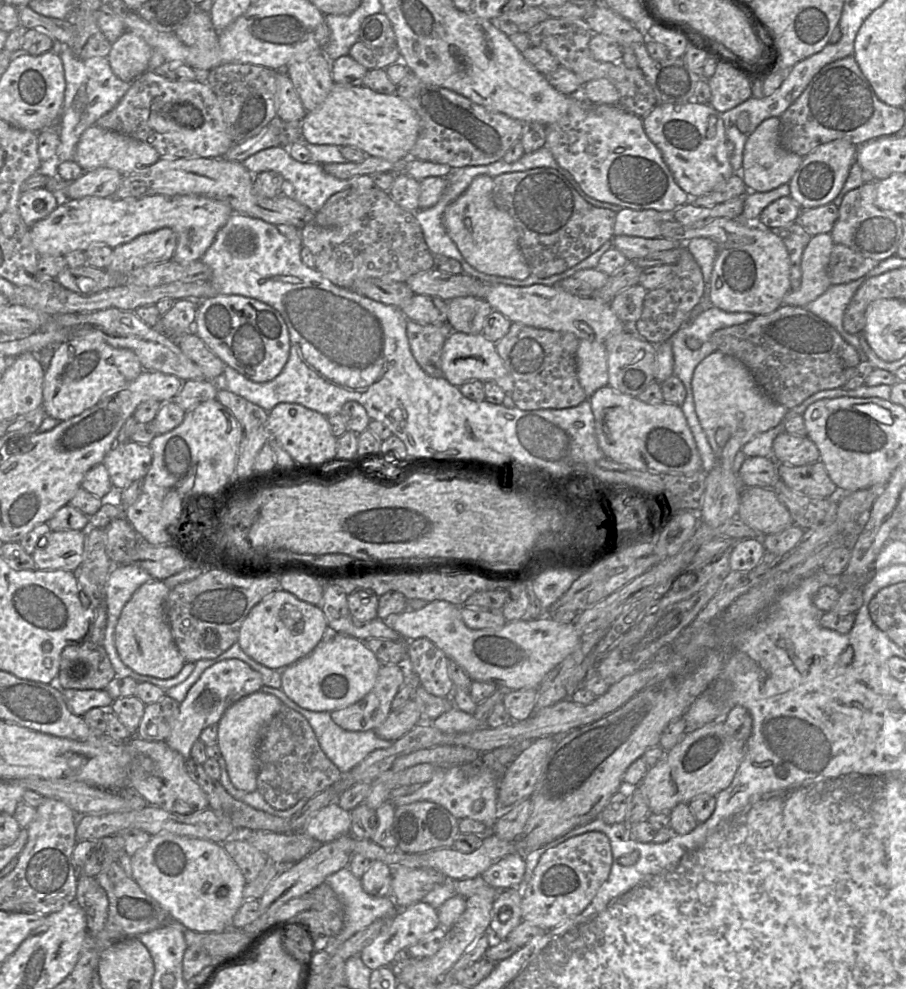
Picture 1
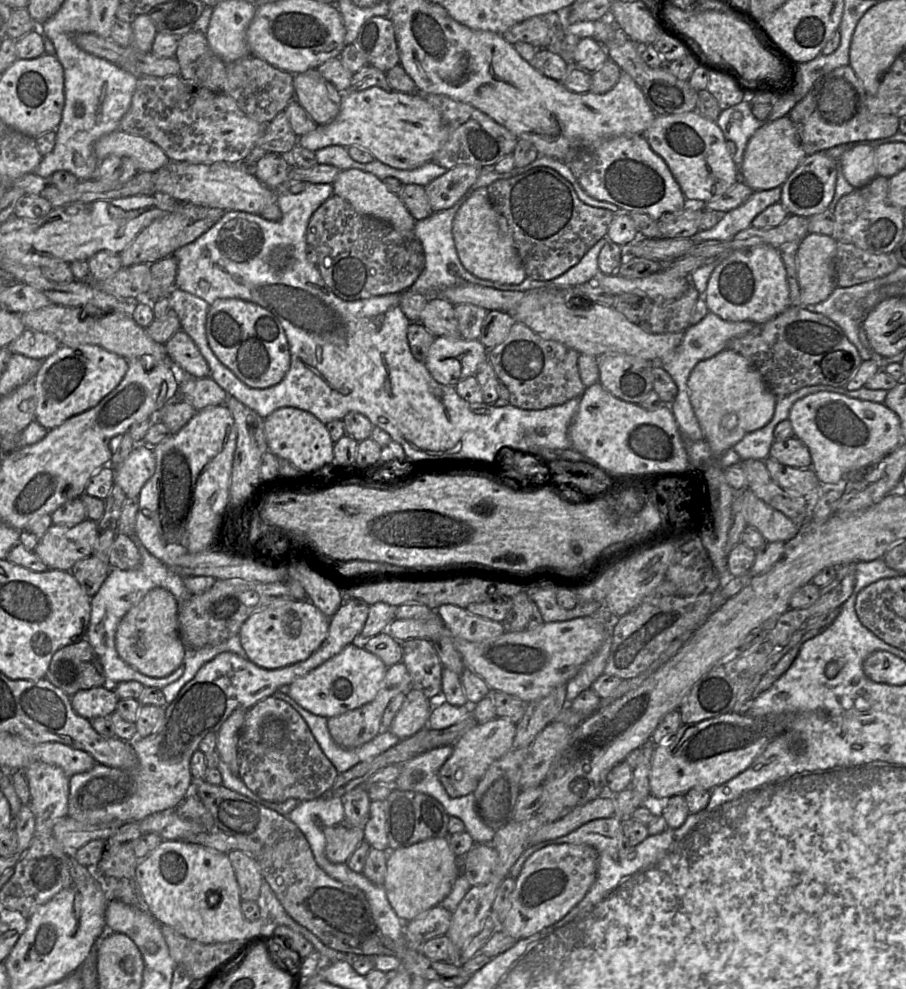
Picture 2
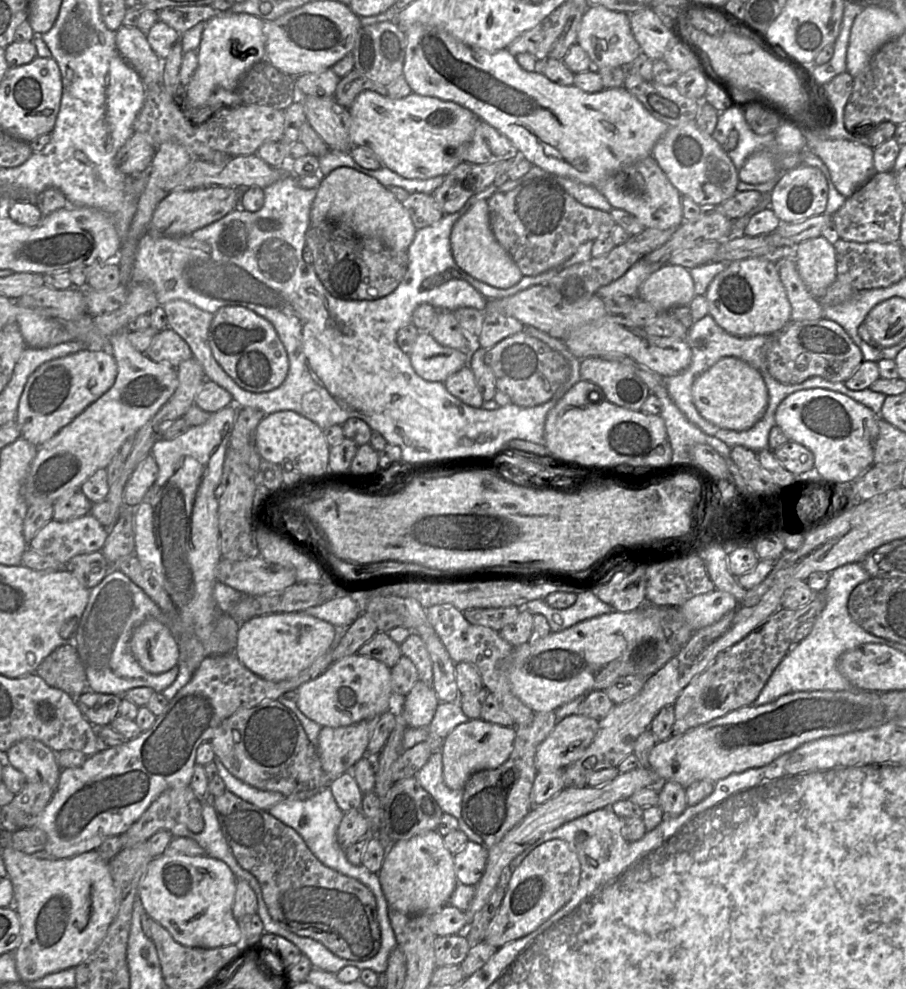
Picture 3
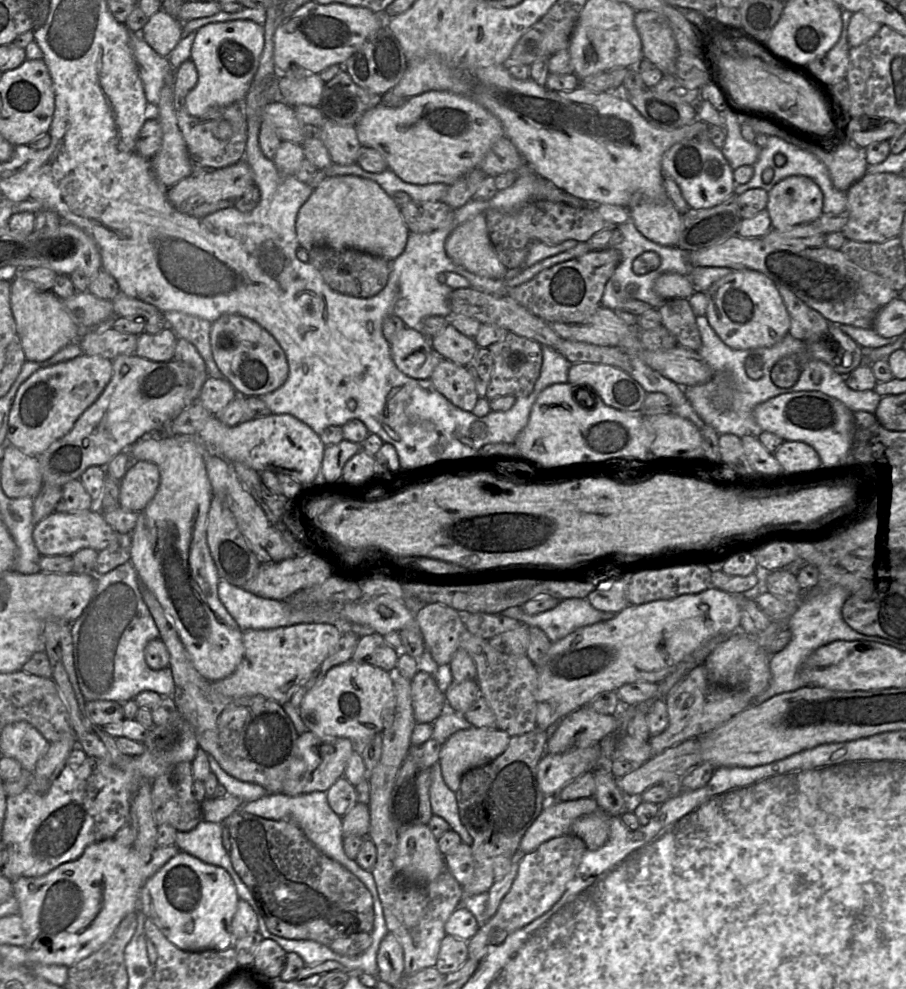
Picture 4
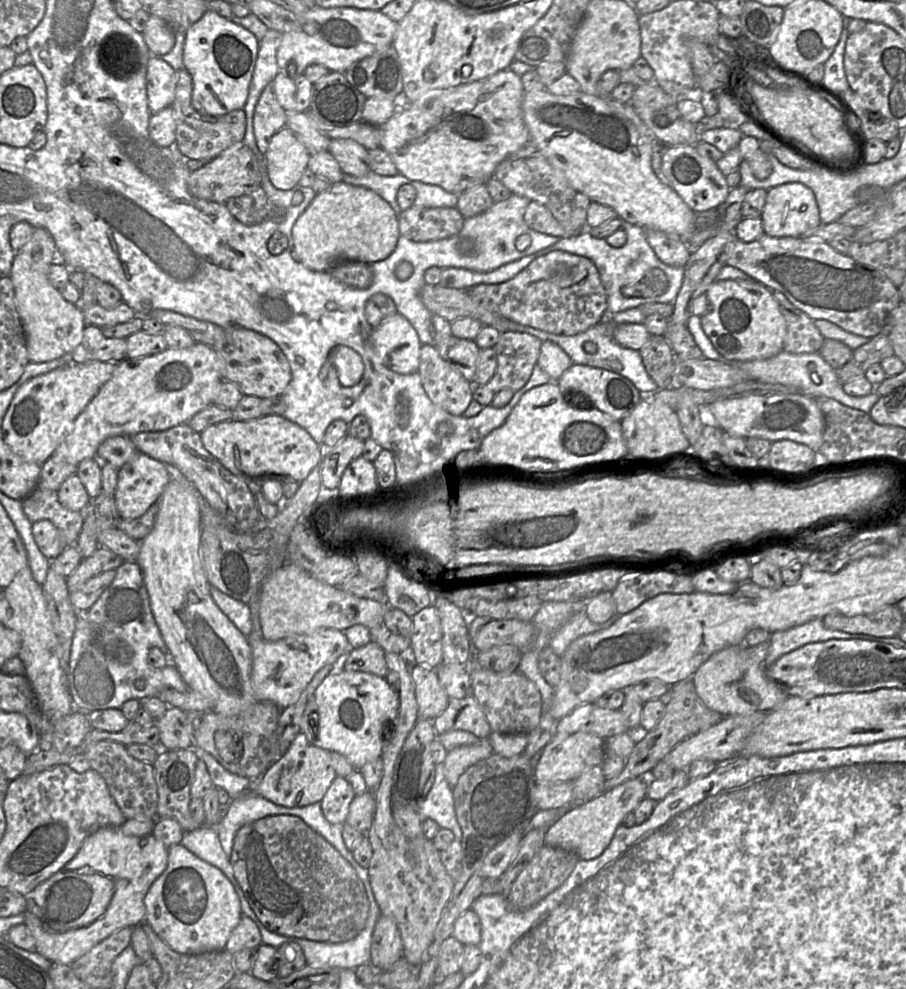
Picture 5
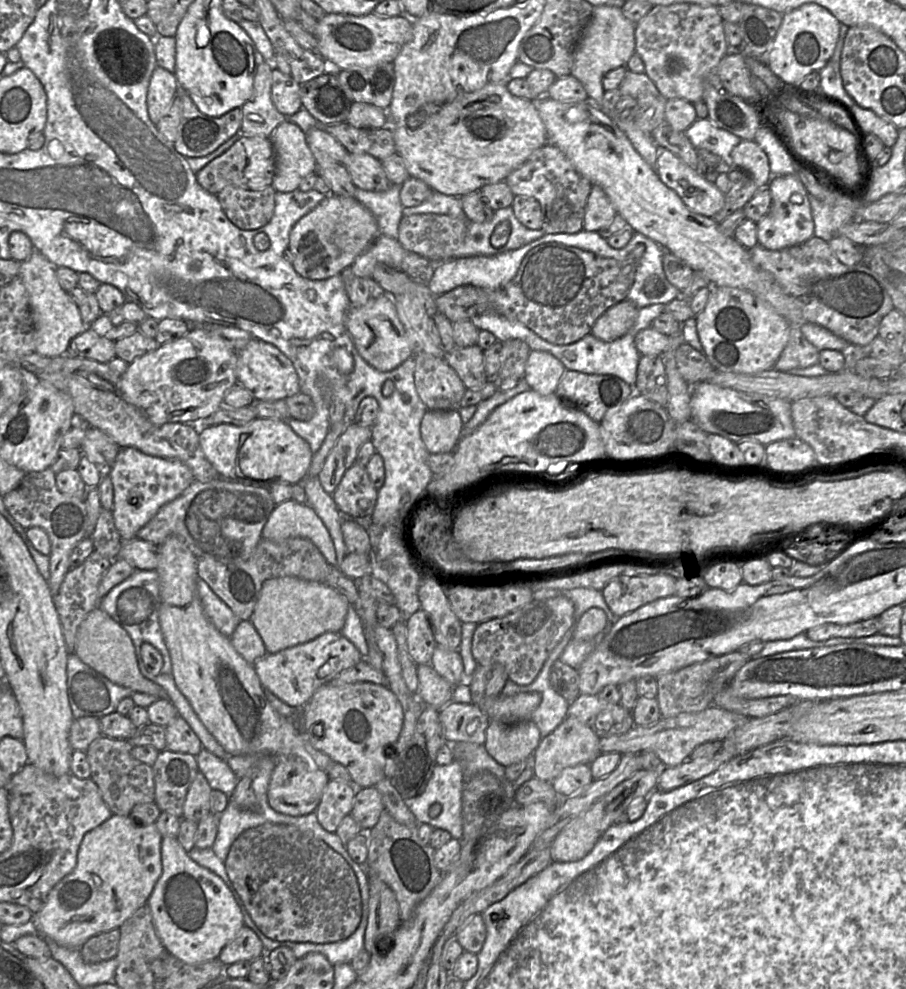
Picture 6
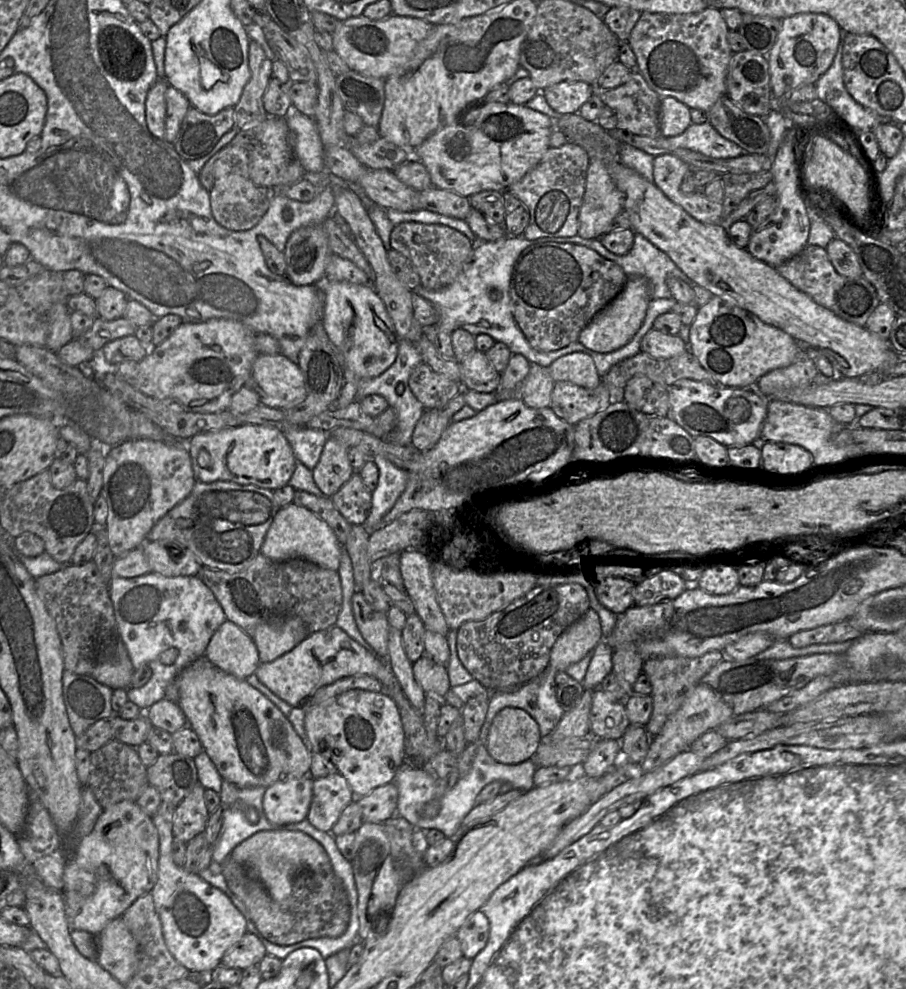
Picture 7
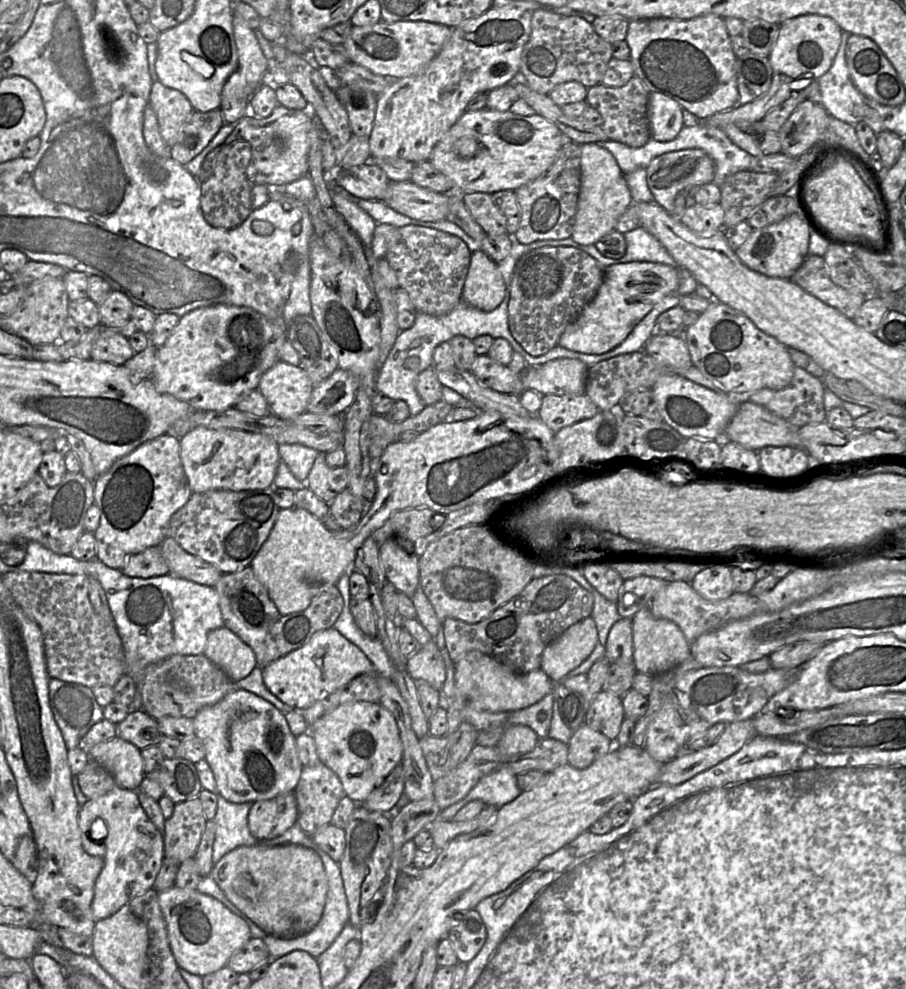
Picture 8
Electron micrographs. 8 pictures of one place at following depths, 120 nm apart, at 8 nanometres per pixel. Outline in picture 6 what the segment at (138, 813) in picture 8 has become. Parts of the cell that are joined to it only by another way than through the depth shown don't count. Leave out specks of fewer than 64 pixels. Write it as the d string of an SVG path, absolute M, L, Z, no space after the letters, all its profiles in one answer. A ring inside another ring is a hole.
M113 814L98 827L87 832L80 844L73 871L49 892L43 907L34 914L38 934L57 944L80 949L91 937L119 929L146 903L162 875L162 835L155 824L138 825L131 816Z

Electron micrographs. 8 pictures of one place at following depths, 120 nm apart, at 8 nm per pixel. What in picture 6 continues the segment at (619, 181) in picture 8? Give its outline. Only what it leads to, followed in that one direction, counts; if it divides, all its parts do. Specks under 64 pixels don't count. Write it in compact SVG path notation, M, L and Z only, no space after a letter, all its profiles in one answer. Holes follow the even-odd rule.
M593 185L585 207L583 230L598 232L609 225L616 215L617 211L603 189Z

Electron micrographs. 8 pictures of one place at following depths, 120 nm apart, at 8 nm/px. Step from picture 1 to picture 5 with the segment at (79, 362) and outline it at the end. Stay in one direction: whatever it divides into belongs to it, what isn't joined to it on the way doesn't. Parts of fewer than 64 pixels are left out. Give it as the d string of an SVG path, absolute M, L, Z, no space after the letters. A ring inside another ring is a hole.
M100 361L68 363L24 383L3 418L4 442L26 461L43 465L71 431L80 413L111 379L115 366L115 362Z

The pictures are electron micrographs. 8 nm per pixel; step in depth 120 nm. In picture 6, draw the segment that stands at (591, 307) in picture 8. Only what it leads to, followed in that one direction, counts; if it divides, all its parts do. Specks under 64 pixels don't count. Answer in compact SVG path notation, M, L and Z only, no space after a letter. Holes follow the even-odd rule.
M625 299L607 309L594 323L591 334L604 342L612 342L634 325L639 309Z

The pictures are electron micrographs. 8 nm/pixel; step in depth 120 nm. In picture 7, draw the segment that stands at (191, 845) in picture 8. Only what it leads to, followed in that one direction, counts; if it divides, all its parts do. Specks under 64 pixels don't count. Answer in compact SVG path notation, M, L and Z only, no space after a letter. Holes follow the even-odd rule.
M197 783L192 791L175 807L172 822L174 840L188 843L202 833L207 825L210 813L204 799L205 788Z

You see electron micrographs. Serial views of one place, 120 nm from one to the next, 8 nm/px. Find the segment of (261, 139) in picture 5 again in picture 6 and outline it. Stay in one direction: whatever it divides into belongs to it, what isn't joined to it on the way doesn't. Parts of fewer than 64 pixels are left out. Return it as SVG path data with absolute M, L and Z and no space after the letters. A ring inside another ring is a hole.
M259 60L257 65L253 95L242 107L240 131L244 136L271 138L274 130L286 120L274 106L271 99L273 65Z

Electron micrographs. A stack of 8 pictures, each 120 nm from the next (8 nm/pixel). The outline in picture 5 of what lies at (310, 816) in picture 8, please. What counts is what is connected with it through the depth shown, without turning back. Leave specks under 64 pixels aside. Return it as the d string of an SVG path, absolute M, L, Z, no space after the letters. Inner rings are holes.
M336 776L321 801L321 810L325 819L331 824L344 824L355 795L352 786L345 778Z

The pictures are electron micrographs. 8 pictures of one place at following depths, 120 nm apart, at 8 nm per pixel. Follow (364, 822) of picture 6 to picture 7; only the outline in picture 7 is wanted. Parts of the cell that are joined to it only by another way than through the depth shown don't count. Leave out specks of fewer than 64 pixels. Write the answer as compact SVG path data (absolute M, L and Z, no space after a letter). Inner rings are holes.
M393 782L376 787L356 802L362 822L383 823L391 817L397 806L398 790Z

